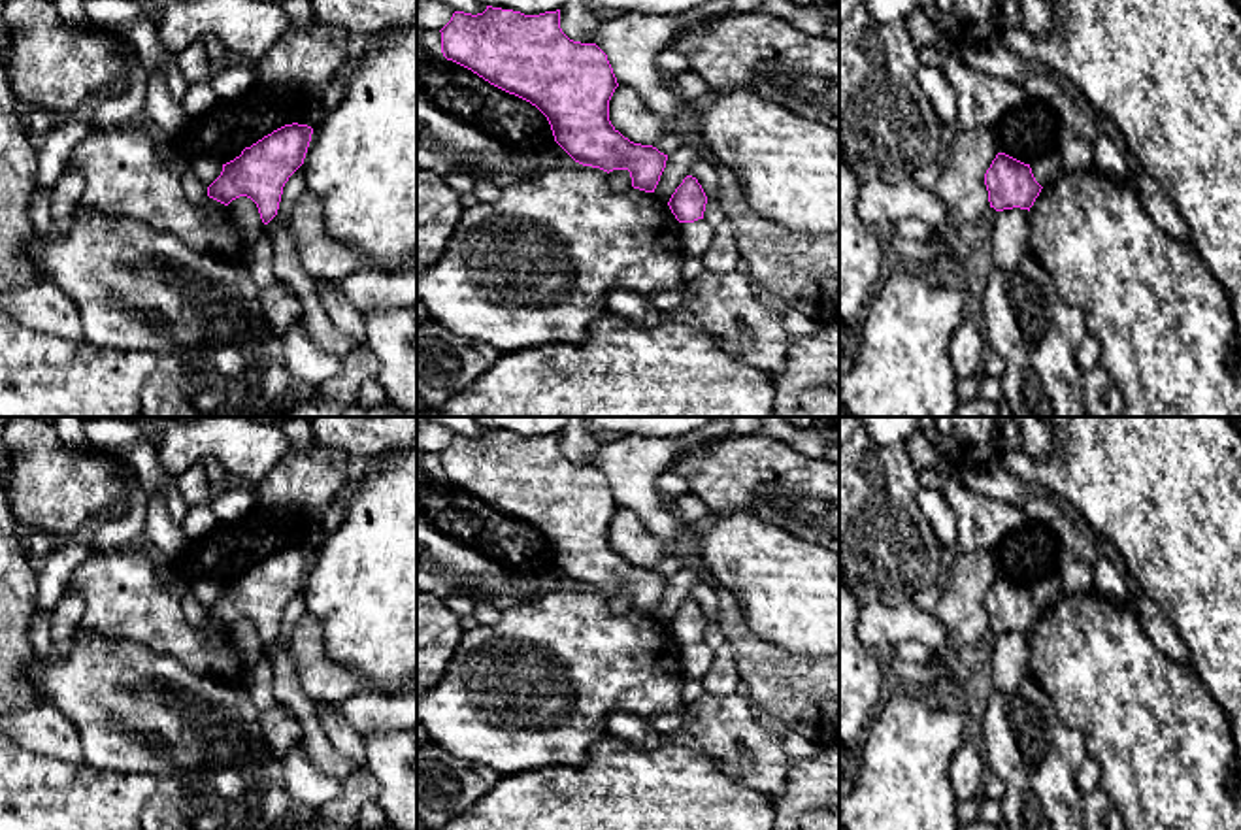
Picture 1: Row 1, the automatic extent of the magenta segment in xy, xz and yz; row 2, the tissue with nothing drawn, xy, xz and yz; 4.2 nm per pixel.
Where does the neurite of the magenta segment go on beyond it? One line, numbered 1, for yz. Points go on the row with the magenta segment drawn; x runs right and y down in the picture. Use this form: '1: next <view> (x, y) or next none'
1: next none

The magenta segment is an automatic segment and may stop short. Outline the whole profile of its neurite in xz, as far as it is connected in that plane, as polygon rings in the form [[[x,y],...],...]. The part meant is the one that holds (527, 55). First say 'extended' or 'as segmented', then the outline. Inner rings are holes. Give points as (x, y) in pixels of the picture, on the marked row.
as segmented; [[[492,6],[477,15],[455,11],[439,32],[447,60],[536,106],[547,117],[554,141],[575,162],[607,174],[628,170],[634,189],[654,192],[668,155],[630,141],[611,124],[609,100],[619,83],[607,55],[596,43],[570,40],[560,28],[560,9],[539,15]]]

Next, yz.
as segmented; [[[998,153],[985,174],[990,208],[1003,209],[1028,209],[1034,206],[1041,192],[1030,164],[1024,164],[1005,153]]]

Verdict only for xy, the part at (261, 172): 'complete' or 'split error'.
complete

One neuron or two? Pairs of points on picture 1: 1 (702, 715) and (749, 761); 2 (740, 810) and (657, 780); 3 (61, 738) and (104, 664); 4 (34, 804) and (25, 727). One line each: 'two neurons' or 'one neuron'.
1: one neuron
2: one neuron
3: two neurons
4: two neurons

